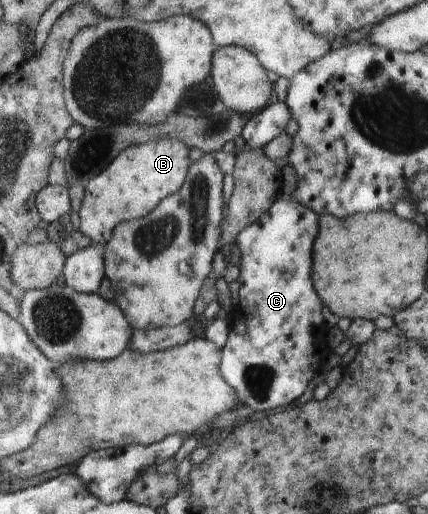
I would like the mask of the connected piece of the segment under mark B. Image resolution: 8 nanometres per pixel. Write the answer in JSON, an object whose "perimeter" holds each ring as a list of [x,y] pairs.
{"perimeter":[[[158,139],[130,146],[120,152],[106,170],[86,184],[84,200],[78,211],[79,231],[92,243],[104,248],[119,224],[146,216],[158,202],[178,193],[180,186],[185,184],[186,174],[189,174],[188,166],[188,146],[180,140]]]}

